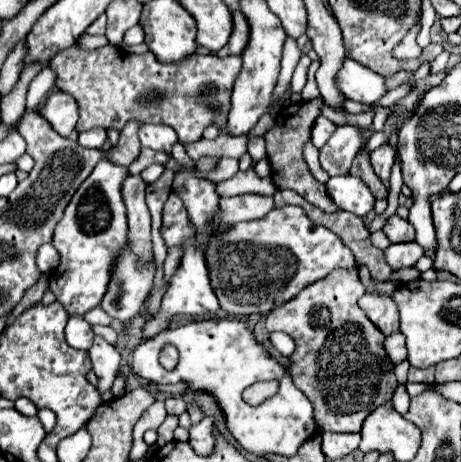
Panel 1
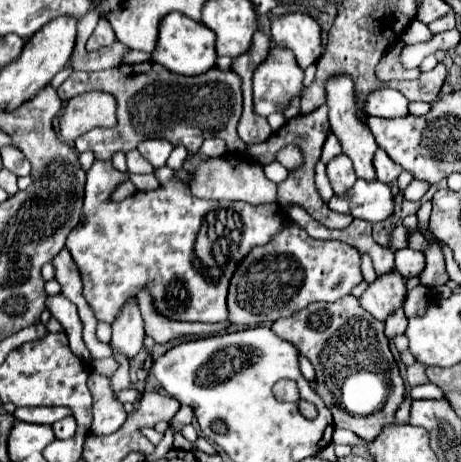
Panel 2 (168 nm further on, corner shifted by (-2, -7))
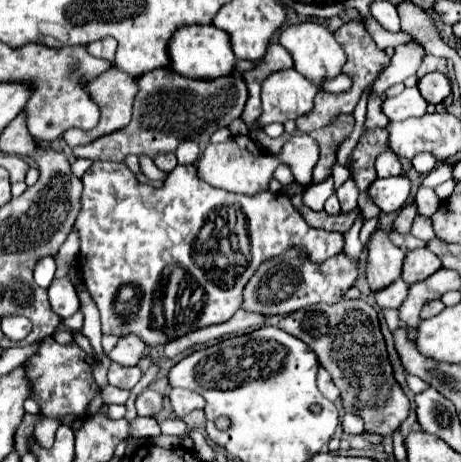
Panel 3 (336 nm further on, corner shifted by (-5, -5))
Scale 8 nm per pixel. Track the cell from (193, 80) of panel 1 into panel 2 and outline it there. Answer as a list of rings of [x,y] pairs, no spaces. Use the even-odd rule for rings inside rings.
[[[146,61],[138,65],[120,65],[114,69],[86,73],[74,71],[70,79],[62,83],[62,99],[70,99],[78,93],[106,91],[118,101],[118,123],[110,129],[96,127],[86,135],[80,135],[74,145],[78,153],[94,151],[96,159],[110,159],[116,151],[132,151],[144,139],[168,139],[174,145],[184,145],[188,151],[198,151],[208,137],[220,137],[226,141],[228,151],[242,153],[246,145],[240,143],[236,133],[238,119],[242,115],[242,79],[232,71],[210,71],[184,77],[166,71],[162,65]]]

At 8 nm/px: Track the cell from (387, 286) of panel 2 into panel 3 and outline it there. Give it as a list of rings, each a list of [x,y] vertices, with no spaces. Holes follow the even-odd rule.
[[[375,229],[365,245],[367,249],[367,281],[371,291],[383,289],[401,275],[401,265],[405,253],[393,245],[383,229]]]

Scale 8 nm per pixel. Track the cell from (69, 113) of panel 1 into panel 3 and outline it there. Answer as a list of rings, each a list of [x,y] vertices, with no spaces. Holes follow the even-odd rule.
[[[111,67],[105,73],[101,73],[95,81],[91,81],[89,87],[87,87],[87,91],[95,99],[95,103],[101,107],[101,119],[89,131],[83,131],[83,129],[69,129],[69,131],[65,131],[63,139],[65,139],[65,143],[71,149],[75,149],[79,145],[87,145],[87,143],[91,143],[91,141],[95,141],[95,139],[99,139],[103,135],[115,133],[115,131],[123,129],[125,125],[129,125],[131,113],[133,113],[133,101],[135,101],[135,95],[137,95],[137,77],[125,73],[125,71],[117,69],[117,67]]]

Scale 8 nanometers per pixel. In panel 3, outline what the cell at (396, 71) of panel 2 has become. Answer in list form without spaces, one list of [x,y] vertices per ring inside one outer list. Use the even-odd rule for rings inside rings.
[[[371,95],[369,103],[367,103],[367,119],[365,119],[365,125],[363,125],[363,131],[371,131],[371,129],[377,129],[377,127],[385,127],[389,123],[389,119],[383,115],[381,111],[381,103],[377,95]]]

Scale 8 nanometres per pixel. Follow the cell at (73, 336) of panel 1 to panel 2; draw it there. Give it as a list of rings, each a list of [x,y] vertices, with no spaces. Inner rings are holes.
[[[62,293],[56,297],[48,297],[46,305],[50,307],[50,313],[60,321],[60,325],[64,327],[66,335],[68,335],[68,343],[70,349],[74,351],[74,355],[78,355],[78,359],[85,362],[91,361],[91,355],[82,339],[82,321],[78,317],[76,305],[72,301],[68,301]]]

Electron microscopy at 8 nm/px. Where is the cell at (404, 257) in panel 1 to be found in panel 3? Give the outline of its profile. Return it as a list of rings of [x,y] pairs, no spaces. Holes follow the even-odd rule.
[[[427,247],[425,249],[415,249],[409,251],[405,255],[405,263],[403,263],[403,273],[401,279],[405,283],[417,283],[417,281],[425,281],[427,277],[431,277],[437,269],[441,269],[443,263],[437,255],[433,255]]]

